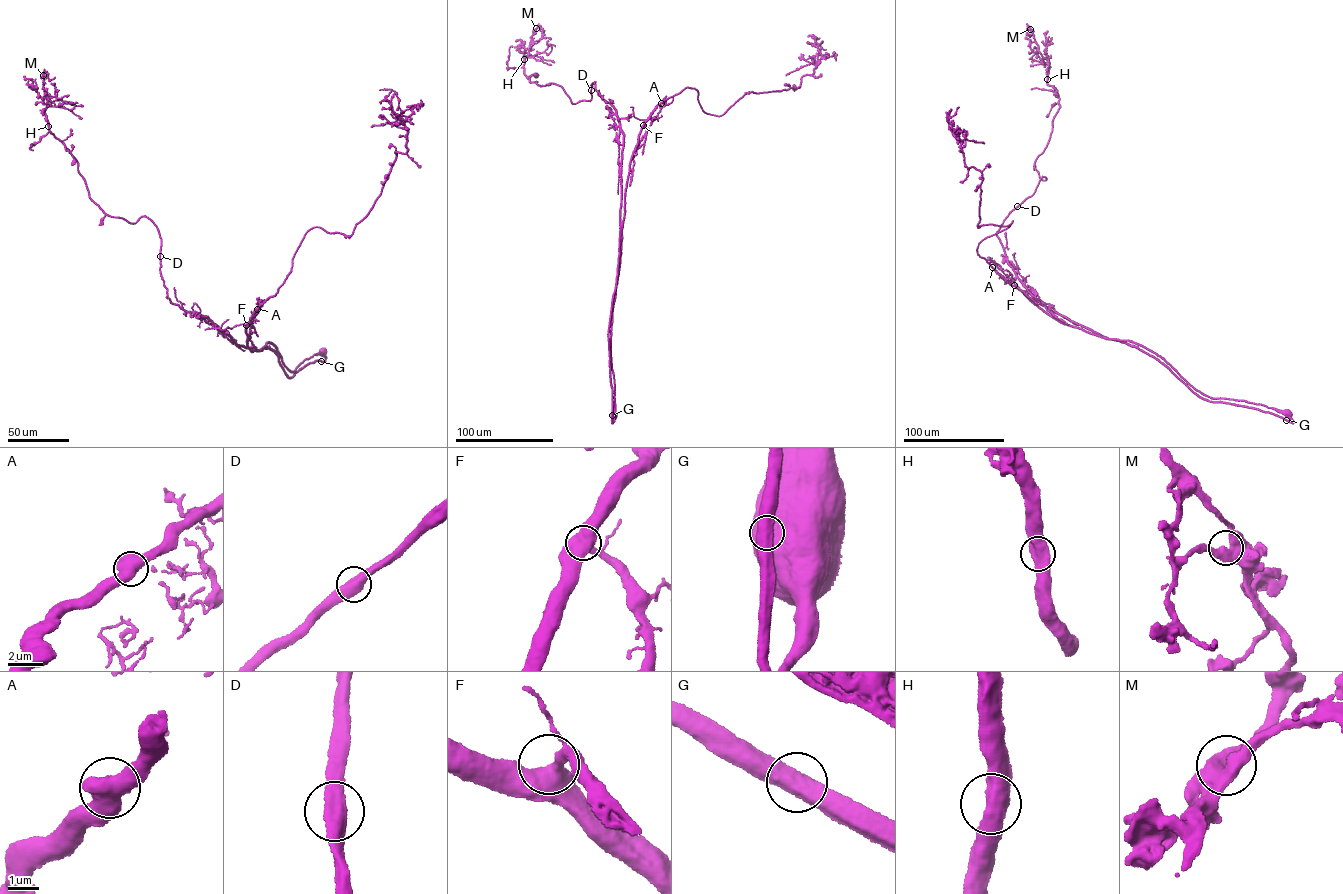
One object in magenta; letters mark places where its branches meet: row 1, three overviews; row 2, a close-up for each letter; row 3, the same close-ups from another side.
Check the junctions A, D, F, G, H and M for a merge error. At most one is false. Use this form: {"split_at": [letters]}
{"split_at": []}

